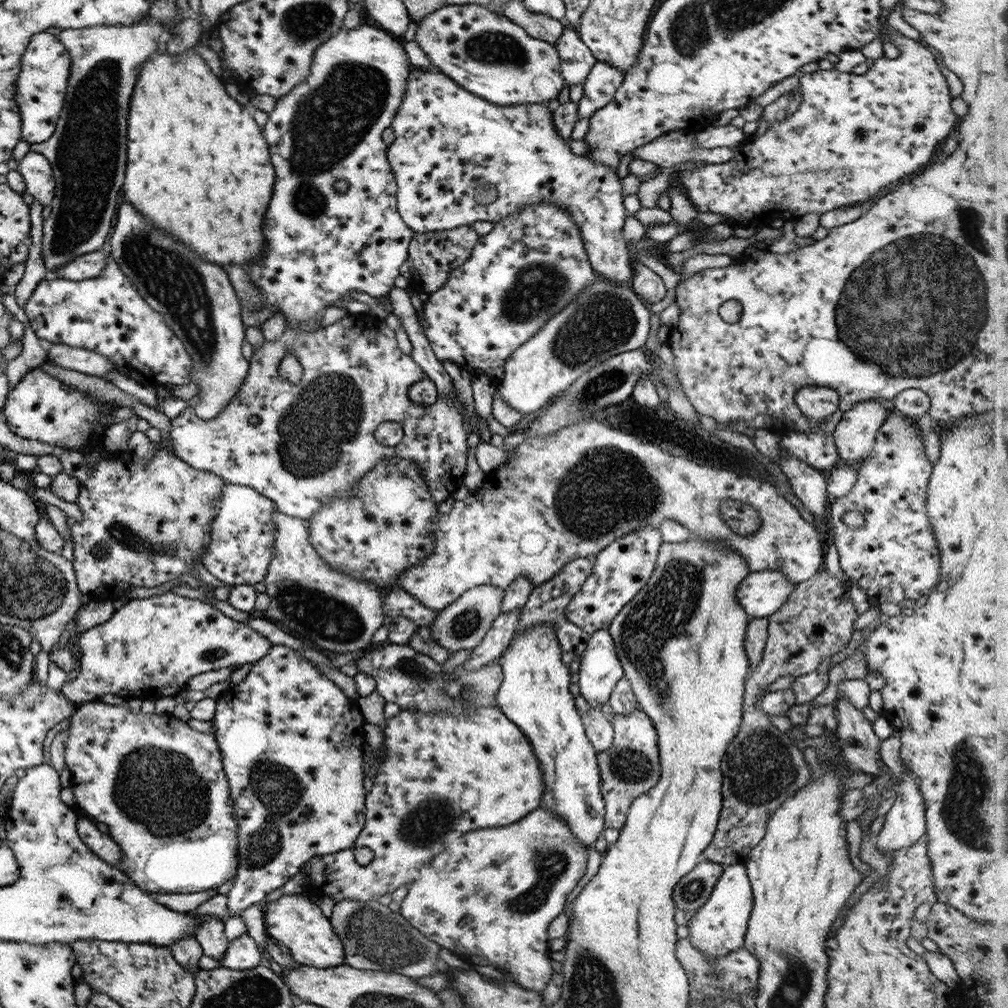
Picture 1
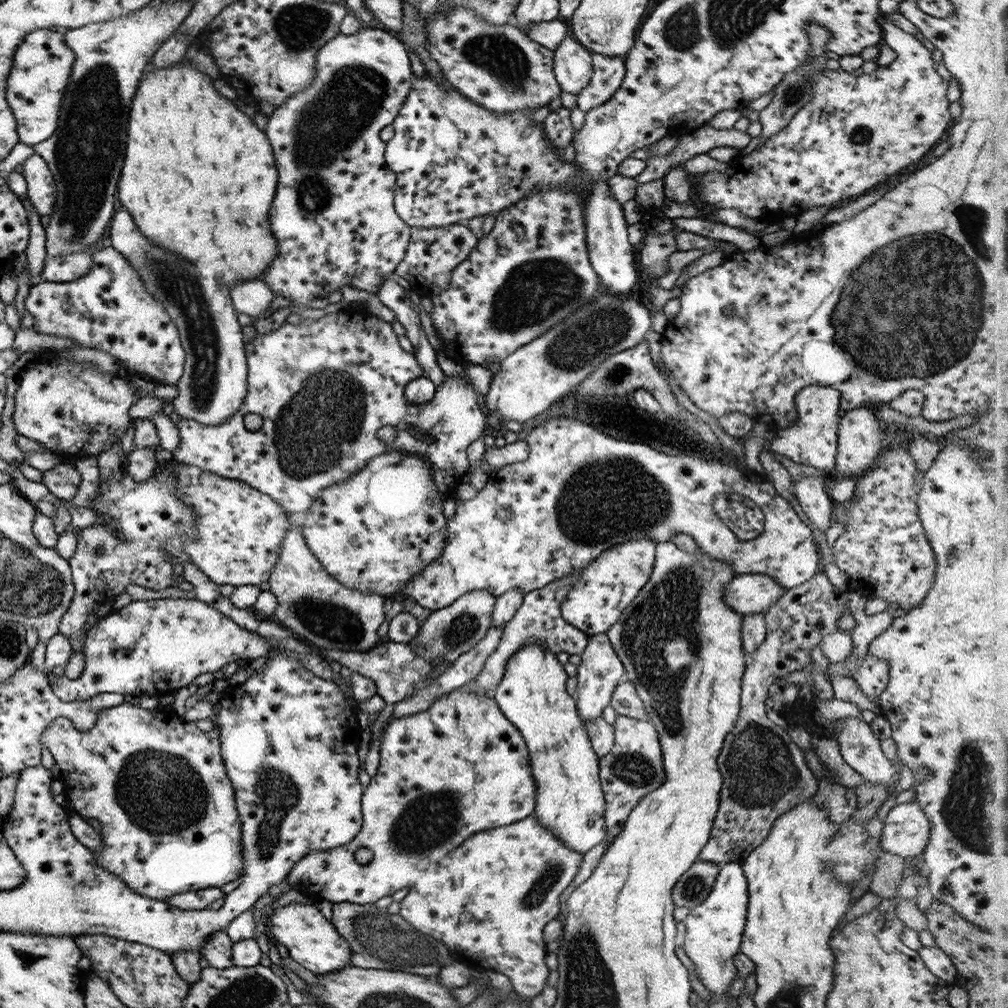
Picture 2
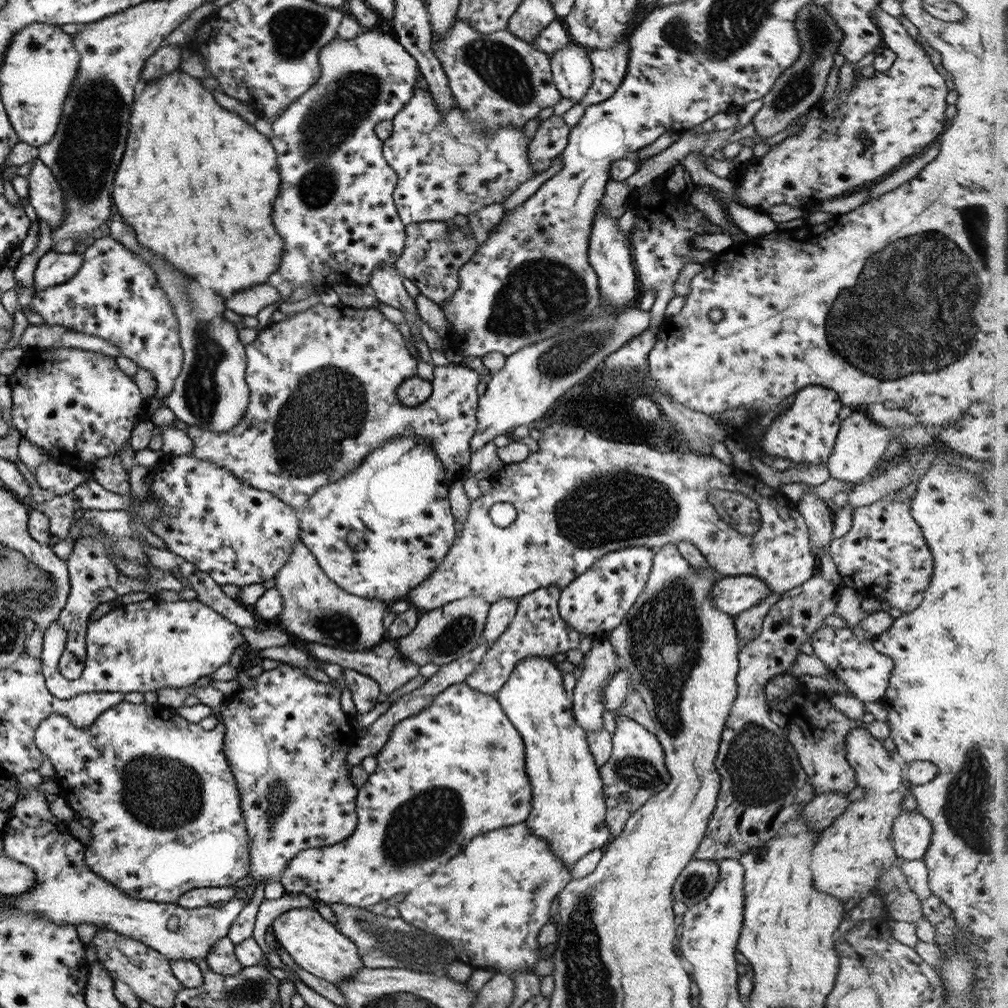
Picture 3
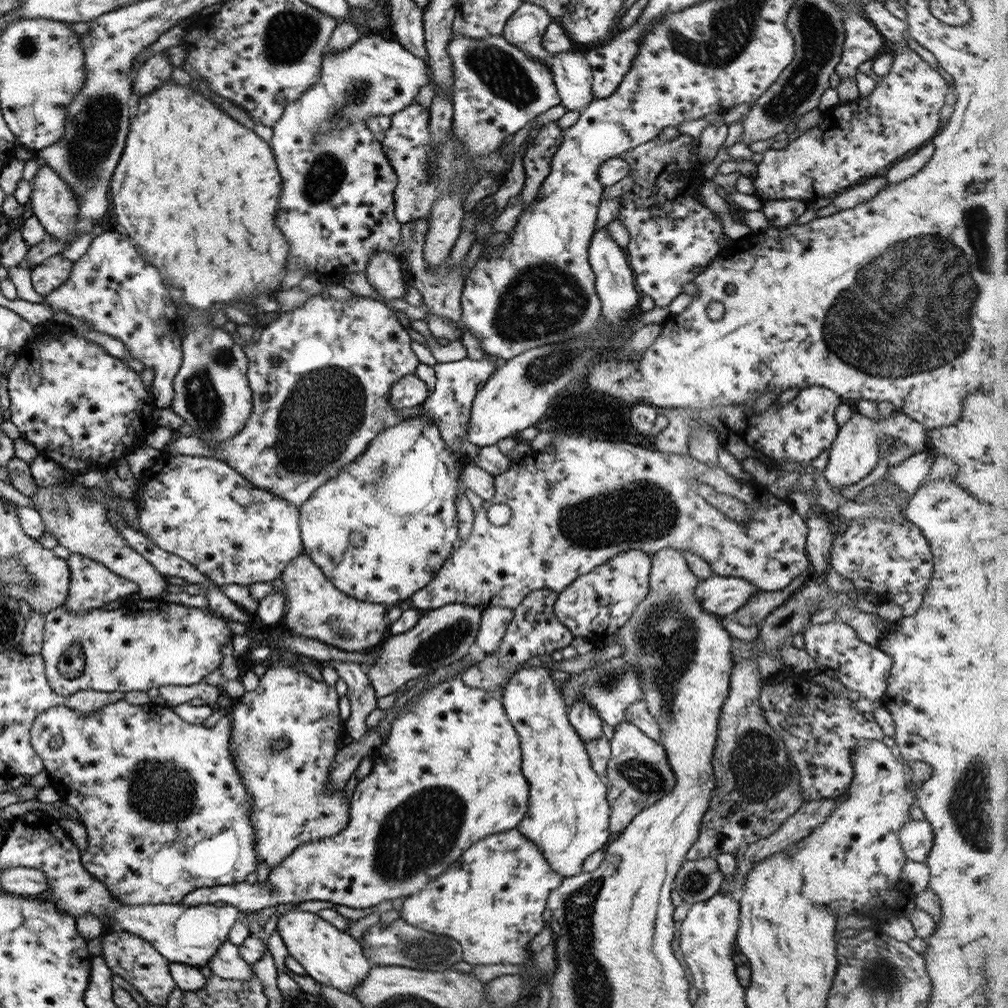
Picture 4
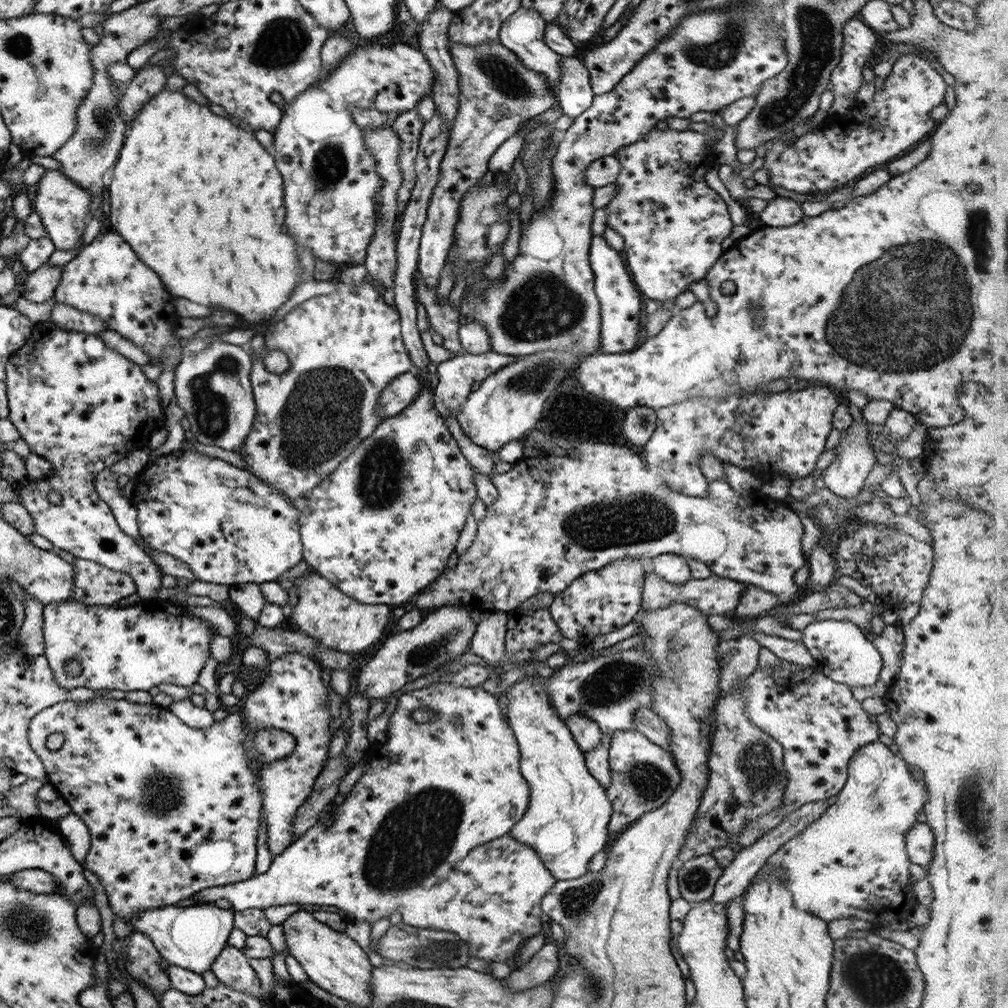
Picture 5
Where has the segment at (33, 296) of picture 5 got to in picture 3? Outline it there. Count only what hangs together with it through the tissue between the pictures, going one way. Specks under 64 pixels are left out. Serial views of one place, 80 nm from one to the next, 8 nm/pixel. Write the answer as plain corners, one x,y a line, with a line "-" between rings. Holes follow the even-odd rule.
45,253
33,272
33,289
43,290
49,286
69,281
81,265
81,255
74,253

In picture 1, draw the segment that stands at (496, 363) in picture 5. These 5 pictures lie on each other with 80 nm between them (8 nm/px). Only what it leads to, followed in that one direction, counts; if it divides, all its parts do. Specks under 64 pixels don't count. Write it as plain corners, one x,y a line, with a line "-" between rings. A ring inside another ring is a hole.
369,313
361,314
359,316
357,314
349,314
349,316
345,316
343,319
333,324
319,324
315,329
311,329
311,331
295,331
292,330
292,328
285,327
284,331
275,339
275,341
264,340
264,343
261,346
253,347
252,352
251,359
248,361
246,380
243,380
243,384
241,384
239,391
234,394
233,398
218,412
218,415
215,418
212,418
212,420
198,419
197,416
194,415
194,412
191,411
191,408
186,406
175,418
170,419
171,450
178,459
186,462
191,468
219,475
224,482
252,488
255,492
261,493
261,496
266,496
269,500
272,500
275,508
277,508
279,512
303,521
307,521
309,518
313,517
328,500
340,498
340,496
351,496
354,484
366,472
369,472
374,464
377,464
384,458
395,457
399,462
405,460
415,464
427,487
427,492
429,492
431,500
437,504
442,500
445,500
445,498
452,496
459,486
462,485
466,467
467,432
473,430
473,432
478,434
478,426
483,420
475,411
471,416
465,416
463,405
461,404
461,401
454,396
454,392
444,394
444,396
437,395
436,401
429,405
422,405
409,400
409,387
426,377
424,376
422,368
417,366
409,355
399,351
399,348
395,343
394,332
390,328
387,328
381,319
371,317
-
285,353
295,355
302,368
301,379
299,379
299,382
295,385
287,383
285,379
281,379
281,377
278,376
278,364
-
327,404
329,404
329,408
327,408
-
253,416
258,418
257,424
249,423
249,418
253,418
-
385,421
396,423
401,426
406,438
395,446
377,444
374,439
374,430
377,428
378,424

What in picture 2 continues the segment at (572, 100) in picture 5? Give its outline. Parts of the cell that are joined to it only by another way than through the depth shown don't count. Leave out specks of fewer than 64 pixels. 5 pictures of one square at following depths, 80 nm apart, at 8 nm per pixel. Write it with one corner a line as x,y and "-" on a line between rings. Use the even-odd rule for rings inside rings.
570,34
561,40
553,51
553,72
563,93
576,94
592,75
591,53
577,44

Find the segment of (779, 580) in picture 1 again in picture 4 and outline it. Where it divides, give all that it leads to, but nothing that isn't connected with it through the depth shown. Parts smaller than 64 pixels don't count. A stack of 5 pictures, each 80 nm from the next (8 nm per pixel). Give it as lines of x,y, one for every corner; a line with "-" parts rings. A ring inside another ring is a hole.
711,575
700,579
694,595
703,610
725,617
741,608
758,591
753,583
742,578

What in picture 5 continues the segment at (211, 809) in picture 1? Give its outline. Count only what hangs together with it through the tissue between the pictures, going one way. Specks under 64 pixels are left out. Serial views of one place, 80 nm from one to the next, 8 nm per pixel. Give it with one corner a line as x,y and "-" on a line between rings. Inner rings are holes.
101,696
90,698
83,702
61,701
53,706
40,710
29,721
27,740
33,753
39,758
46,773
48,784
63,800
73,814
76,814
87,827
90,836
90,845
83,860
83,868
97,876
108,898
111,912
121,920
128,920
138,912
151,911
157,907
185,903
191,895
204,888
220,887
235,883
239,880
251,878
255,871
255,838
259,826
261,808
261,793
256,783
256,774
259,769
265,768
269,762
285,760
293,754
295,740
285,730
275,729
245,729
242,714
238,709
229,709
229,714
223,720
213,721
209,728
189,728
167,708
159,707
154,703
137,704
123,699
105,699
-
53,733
63,735
63,744
59,750
51,751
45,747
47,736

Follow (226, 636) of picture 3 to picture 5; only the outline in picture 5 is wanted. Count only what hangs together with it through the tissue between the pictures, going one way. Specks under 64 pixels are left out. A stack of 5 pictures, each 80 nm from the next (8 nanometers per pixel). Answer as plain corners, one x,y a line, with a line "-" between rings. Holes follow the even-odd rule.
155,598
140,601
127,607
119,607
115,605
101,606
88,604
81,604
78,600
61,600
59,602
52,602
51,604
45,604
42,608
42,637
44,640
44,650
42,655
46,658
48,667
56,680
56,683
61,688
85,687
94,691
102,692
109,690
149,690
153,686
159,686
159,684
174,684
178,687
189,687
191,684
197,682
197,676
201,672
205,664
205,660
209,658
209,640
211,635
216,632
216,628
206,620
200,619
197,615
191,614
189,610
180,608
179,606
173,605
169,600
159,600
-
69,661
77,661
80,664
80,674
77,676
67,676
65,674
65,664

